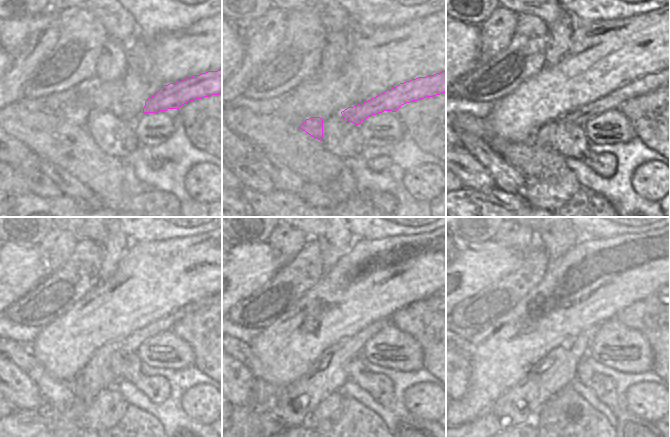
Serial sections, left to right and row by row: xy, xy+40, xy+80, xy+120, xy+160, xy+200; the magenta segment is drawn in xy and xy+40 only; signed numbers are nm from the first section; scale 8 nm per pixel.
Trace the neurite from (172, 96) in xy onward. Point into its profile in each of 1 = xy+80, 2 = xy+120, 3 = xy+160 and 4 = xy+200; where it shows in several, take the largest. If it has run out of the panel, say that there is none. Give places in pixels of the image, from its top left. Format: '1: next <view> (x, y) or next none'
1: next xy+80 (647, 83)
2: next xy+120 (96, 376)
3: next xy+160 (294, 404)
4: next xy+200 (522, 401)

